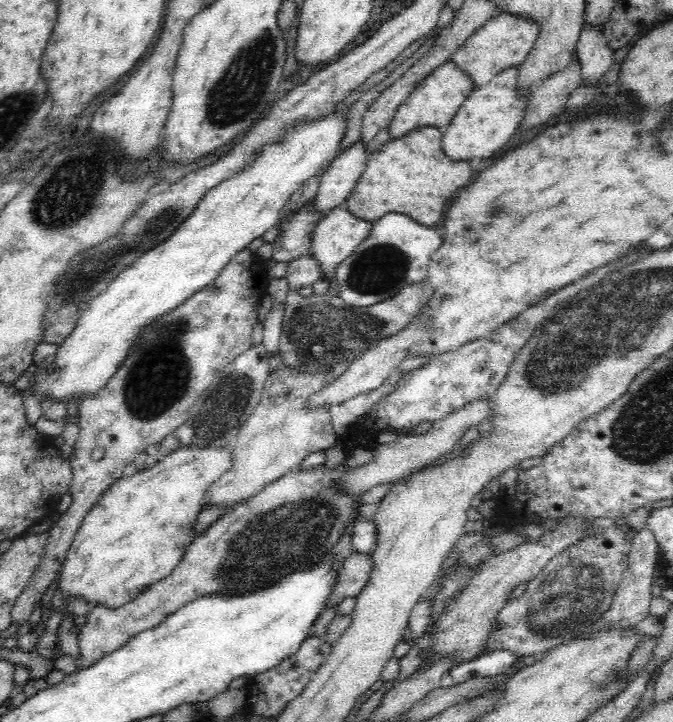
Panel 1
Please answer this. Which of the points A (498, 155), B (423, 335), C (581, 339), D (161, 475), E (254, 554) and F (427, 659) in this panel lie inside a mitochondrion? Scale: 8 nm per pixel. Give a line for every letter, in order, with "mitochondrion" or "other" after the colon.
A: other
B: other
C: mitochondrion
D: other
E: mitochondrion
F: other

